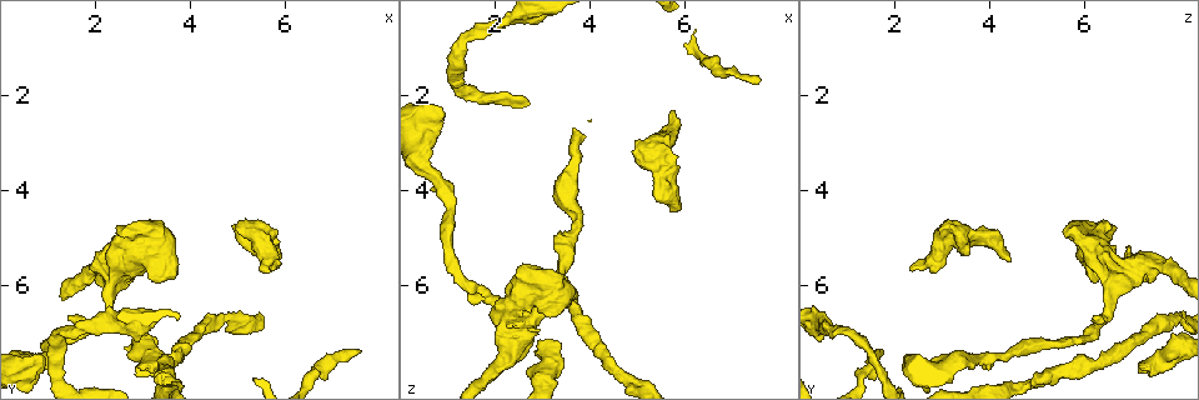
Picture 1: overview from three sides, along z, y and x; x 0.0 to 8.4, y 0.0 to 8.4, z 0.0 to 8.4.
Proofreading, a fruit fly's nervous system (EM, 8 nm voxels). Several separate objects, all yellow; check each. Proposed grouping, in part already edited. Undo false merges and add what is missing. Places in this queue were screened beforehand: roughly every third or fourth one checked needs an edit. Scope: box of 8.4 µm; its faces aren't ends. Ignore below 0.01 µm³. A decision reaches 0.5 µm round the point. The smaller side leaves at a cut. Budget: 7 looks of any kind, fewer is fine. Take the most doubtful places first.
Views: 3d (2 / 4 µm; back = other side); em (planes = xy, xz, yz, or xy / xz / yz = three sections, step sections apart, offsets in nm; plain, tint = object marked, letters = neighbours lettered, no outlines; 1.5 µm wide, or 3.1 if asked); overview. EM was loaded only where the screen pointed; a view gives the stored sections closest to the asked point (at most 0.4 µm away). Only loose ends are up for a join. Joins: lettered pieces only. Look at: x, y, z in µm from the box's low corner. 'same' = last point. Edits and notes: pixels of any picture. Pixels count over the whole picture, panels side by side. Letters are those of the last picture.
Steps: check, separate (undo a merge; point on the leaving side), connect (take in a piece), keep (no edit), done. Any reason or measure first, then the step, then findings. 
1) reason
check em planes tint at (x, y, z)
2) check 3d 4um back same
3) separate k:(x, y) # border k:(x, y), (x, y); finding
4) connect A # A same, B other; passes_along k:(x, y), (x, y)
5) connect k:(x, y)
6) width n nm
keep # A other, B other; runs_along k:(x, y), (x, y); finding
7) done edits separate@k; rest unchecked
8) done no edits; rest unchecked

end of a long branch
check 3d 2um at (3.25, 7.80, 7.15)

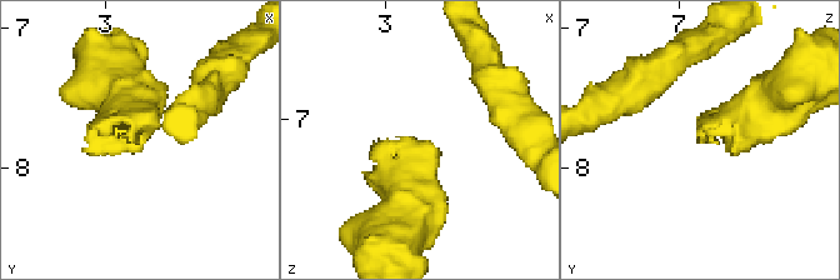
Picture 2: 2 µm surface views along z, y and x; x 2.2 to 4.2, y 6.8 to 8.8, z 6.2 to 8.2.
check em planes letters at (3.18, 7.80, 7.12)

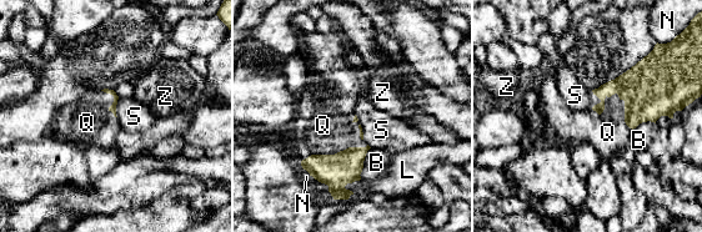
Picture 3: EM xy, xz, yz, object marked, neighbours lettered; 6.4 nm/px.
connect Q # B other, L other, N other, Q same, S other, Z other; passes_along 3:(645, 87), (607, 96), (607, 132); the cell continues

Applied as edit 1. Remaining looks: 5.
branch stops here
check em planes plain at (5.80, 5.45, 4.45)

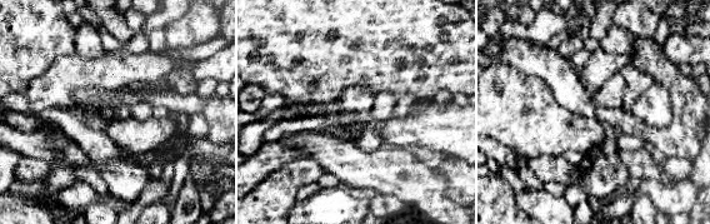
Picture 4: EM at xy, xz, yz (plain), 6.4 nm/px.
check em planes letters same

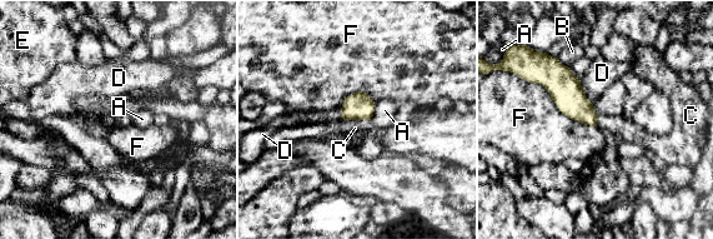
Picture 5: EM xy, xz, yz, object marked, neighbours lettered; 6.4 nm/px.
connect C # A other, B other, C same, D other, E other, F other; the cell continues

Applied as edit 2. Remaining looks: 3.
an open end
check 3d 4um at (5.75, 5.60, 2.35)

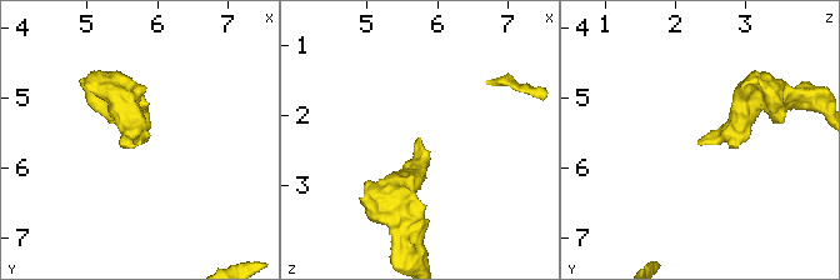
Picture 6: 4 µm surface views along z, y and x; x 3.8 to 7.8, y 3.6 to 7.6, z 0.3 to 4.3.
now the EM
check em xz step 8 tint at (5.75, 5.65, 2.30)

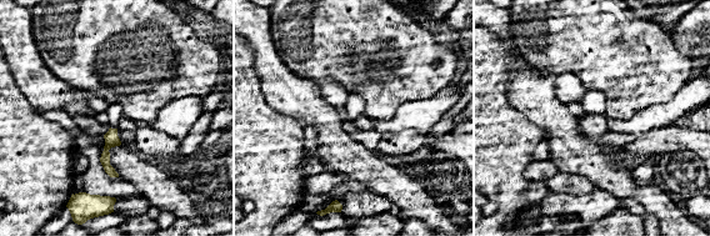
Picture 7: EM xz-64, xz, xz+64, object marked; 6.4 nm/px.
check em planes letters same

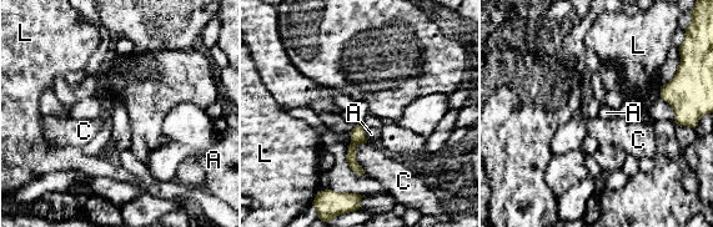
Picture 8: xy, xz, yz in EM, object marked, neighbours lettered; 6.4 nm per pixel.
keep # A other, C other, L other; border 8:(362, 126), (362, 132), (367, 141); no lettered piece goes on from it

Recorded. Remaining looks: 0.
done edits connect@3, connect@5; rest unchecked

